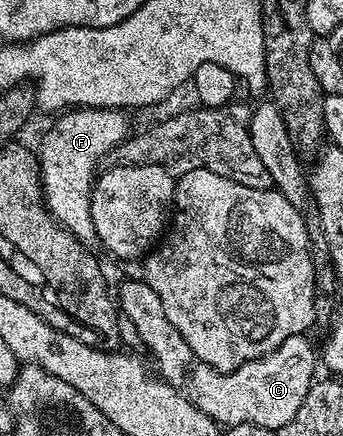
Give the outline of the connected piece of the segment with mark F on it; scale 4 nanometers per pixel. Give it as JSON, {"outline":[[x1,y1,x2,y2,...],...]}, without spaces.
{"outline":[[121,108,69,110,58,117,60,119,45,133,38,146,44,204,53,219,87,247,99,242,92,213,92,185,105,154,127,139,131,132,127,115]]}

